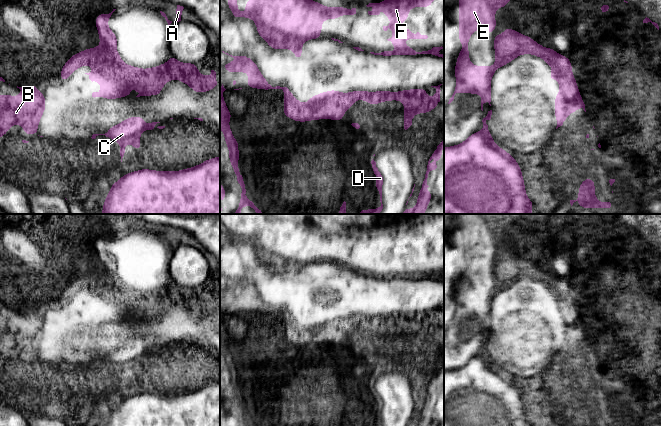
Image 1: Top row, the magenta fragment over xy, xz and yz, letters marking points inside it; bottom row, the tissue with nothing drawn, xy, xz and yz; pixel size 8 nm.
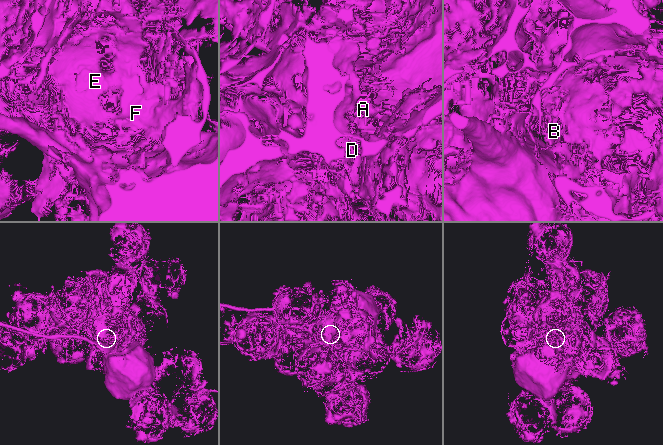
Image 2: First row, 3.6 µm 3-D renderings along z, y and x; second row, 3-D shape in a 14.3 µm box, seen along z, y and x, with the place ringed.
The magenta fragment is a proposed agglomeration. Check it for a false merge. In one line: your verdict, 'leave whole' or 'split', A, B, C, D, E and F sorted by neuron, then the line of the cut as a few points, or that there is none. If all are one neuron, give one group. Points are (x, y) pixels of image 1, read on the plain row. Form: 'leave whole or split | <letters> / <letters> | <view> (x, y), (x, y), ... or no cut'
leave whole | A B C D E F | no cut

